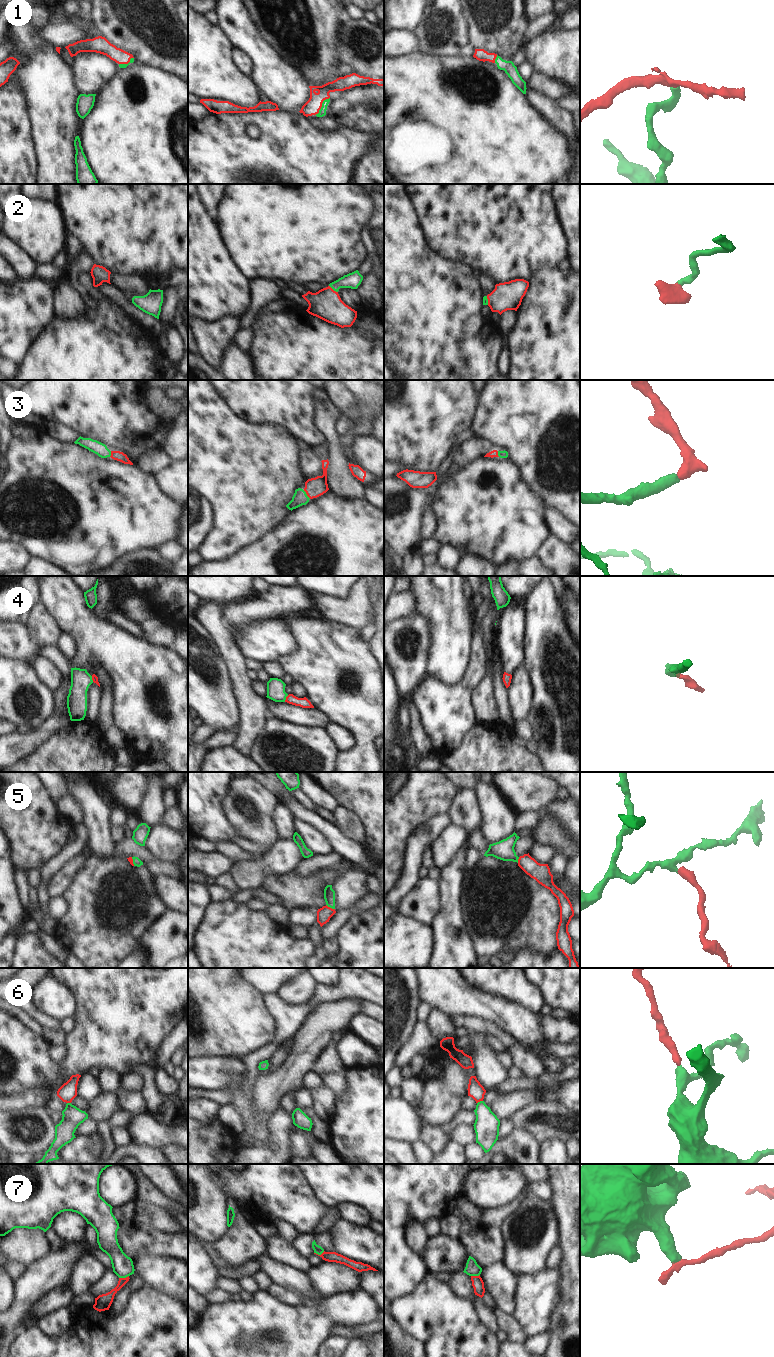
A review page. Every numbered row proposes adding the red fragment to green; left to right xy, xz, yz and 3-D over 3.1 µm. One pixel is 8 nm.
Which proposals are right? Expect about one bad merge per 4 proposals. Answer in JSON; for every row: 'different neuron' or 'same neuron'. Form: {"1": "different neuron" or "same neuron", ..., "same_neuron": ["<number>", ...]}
{"1": "same neuron", "2": "same neuron", "3": "same neuron", "4": "same neuron", "5": "same neuron", "6": "same neuron", "7": "different neuron", "same_neuron": ["1", "2", "3", "4", "5", "6"]}

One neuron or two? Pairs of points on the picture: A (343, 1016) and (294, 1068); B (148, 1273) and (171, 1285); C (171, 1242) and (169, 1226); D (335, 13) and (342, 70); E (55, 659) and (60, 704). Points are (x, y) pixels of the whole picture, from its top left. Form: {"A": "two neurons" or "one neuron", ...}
{"A": "one neuron", "B": "one neuron", "C": "two neurons", "D": "two neurons", "E": "one neuron"}

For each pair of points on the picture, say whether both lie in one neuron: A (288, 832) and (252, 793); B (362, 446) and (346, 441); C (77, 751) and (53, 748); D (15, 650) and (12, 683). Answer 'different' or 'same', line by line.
A: different
B: different
C: same
D: different

